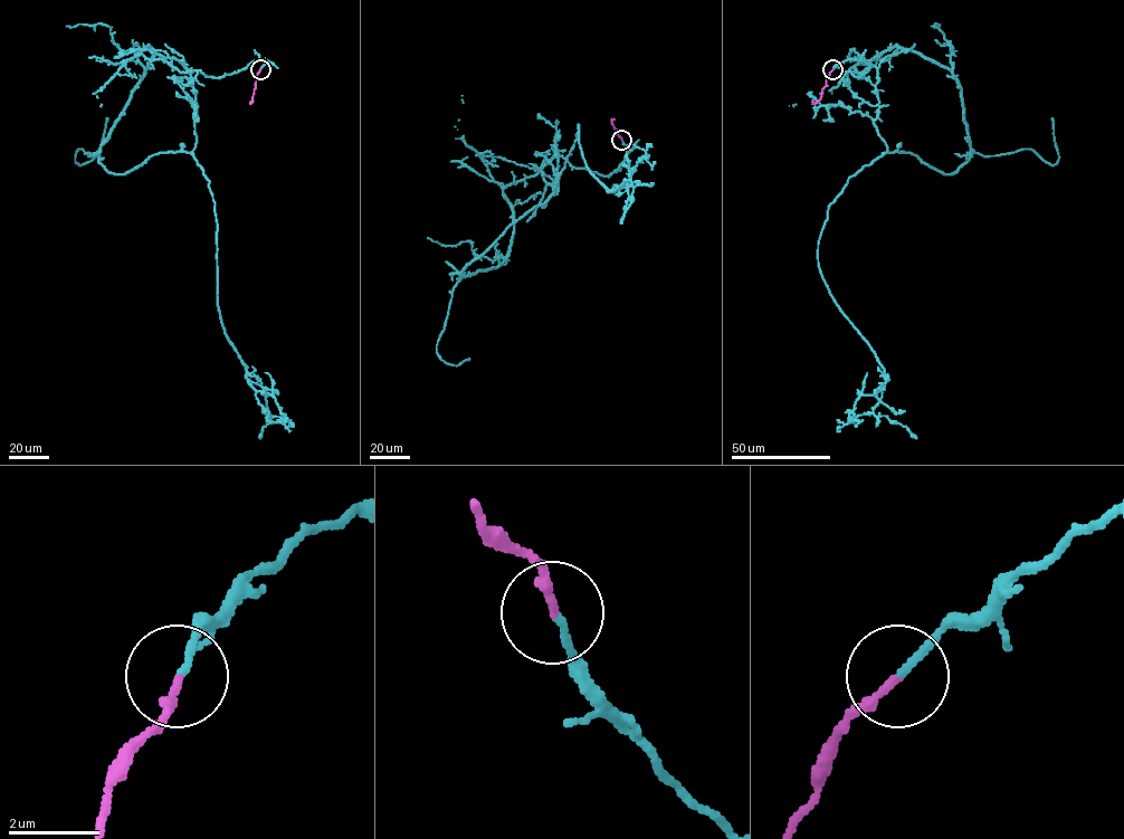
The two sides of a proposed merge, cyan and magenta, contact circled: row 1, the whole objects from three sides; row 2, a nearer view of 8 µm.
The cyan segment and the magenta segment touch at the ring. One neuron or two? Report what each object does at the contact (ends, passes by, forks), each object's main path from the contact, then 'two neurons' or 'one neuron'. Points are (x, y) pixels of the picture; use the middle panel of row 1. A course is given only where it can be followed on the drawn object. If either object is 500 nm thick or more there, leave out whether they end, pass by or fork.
cyan ends there; magenta ends there; cyan runs (621, 140), (507, 184), (510, 253), (460, 277), (578, 124), (609, 192), (628, 145); magenta runs (621, 140), (613, 127), (613, 118); one neuron

